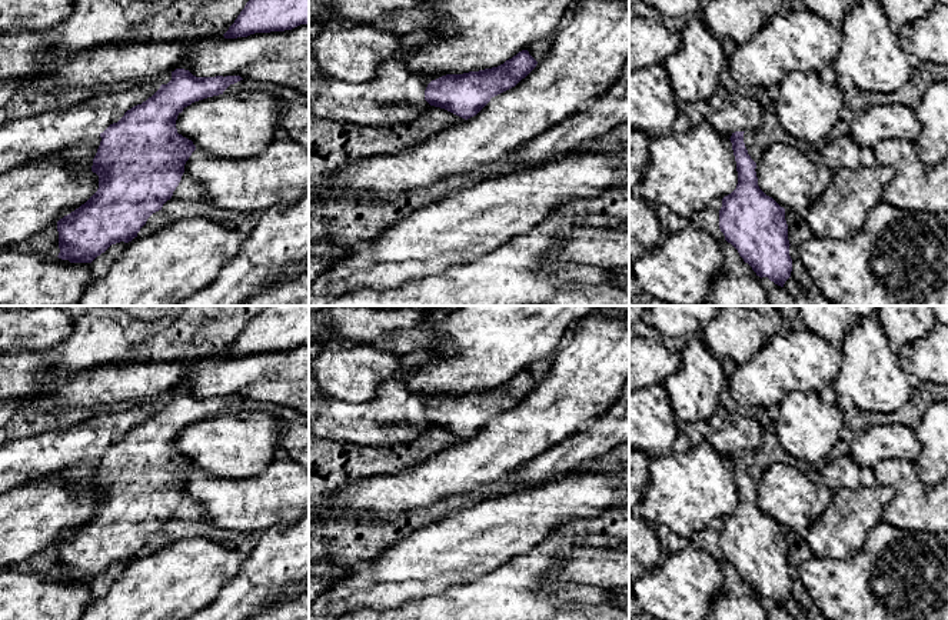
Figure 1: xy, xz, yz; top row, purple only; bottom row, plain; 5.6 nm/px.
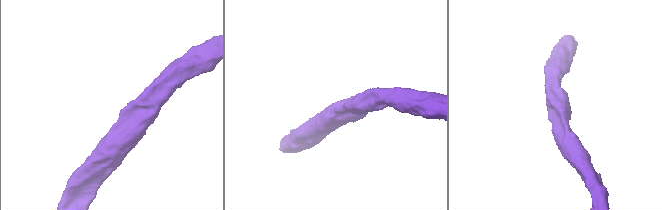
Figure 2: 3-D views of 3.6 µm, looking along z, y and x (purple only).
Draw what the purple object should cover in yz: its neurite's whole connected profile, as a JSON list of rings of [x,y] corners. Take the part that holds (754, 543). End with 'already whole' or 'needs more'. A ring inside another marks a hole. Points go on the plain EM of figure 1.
[[[735,451],[729,459],[738,504],[722,519],[719,549],[756,596],[784,607],[792,591],[785,529],[759,509],[756,483],[748,474],[744,453]]]; already whole

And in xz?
[[[528,370],[519,371],[503,384],[463,394],[446,394],[432,400],[425,410],[425,420],[465,440],[476,436],[492,417],[515,407],[538,381]]]; already whole

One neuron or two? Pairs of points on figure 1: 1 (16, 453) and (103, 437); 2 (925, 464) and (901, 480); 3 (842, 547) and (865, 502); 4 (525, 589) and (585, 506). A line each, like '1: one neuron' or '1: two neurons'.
1: one neuron
2: two neurons
3: one neuron
4: two neurons

